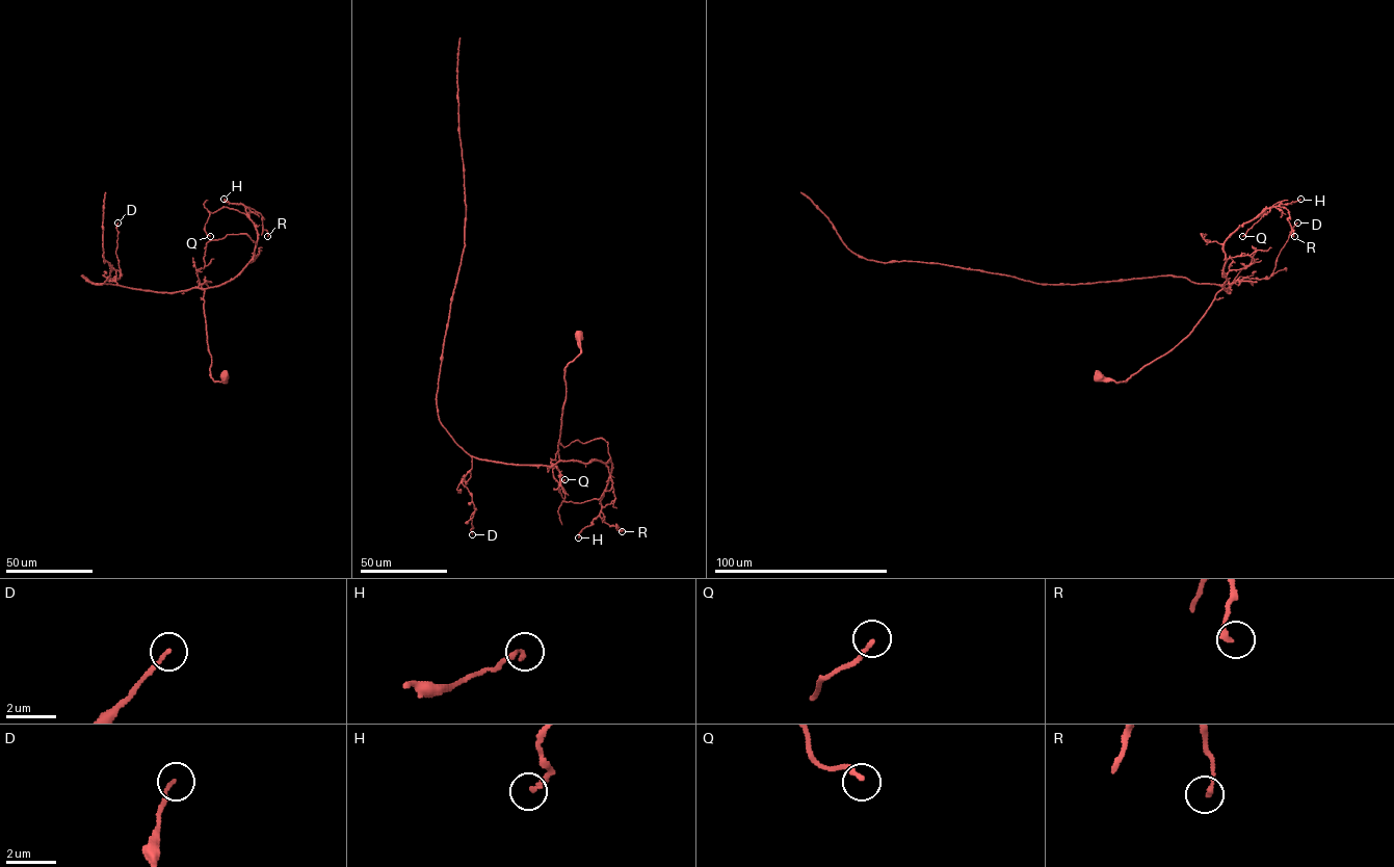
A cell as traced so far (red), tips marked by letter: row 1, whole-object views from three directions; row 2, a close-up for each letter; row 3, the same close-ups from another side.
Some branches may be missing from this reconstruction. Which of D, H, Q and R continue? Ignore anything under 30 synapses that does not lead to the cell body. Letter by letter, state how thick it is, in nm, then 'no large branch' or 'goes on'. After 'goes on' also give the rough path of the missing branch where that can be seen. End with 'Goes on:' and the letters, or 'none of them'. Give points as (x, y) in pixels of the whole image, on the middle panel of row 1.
D: 140 nm thick; no large branch
H: 190 nm thick; no large branch
Q: 180 nm thick; no large branch
R: 190 nm thick; no large branch
Goes on: none of them

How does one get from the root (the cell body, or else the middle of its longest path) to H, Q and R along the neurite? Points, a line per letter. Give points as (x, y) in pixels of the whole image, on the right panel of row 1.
H: (1099, 376), (1125, 382), (1178, 345), (1224, 288), (1225, 241), (1267, 208), (1300, 199)
Q: (1099, 376), (1125, 382), (1188, 335), (1224, 288), (1225, 241), (1266, 207), (1242, 236)
R: (1099, 376), (1125, 382), (1188, 335), (1224, 288), (1224, 244), (1239, 227), (1267, 208), (1284, 207), (1294, 236)

